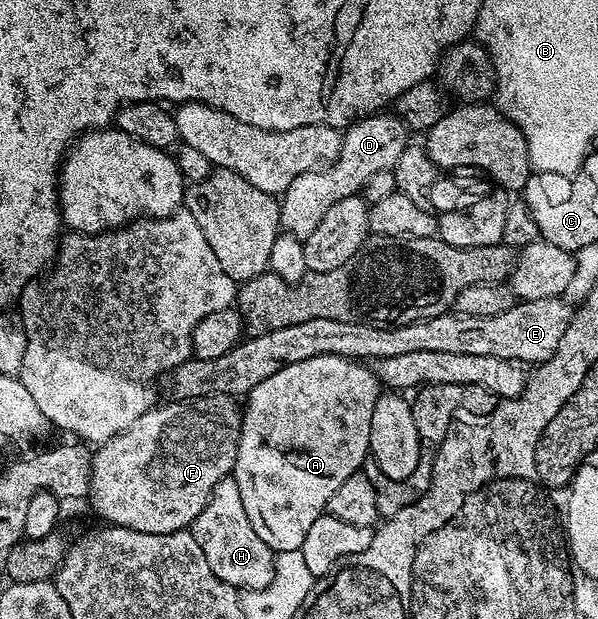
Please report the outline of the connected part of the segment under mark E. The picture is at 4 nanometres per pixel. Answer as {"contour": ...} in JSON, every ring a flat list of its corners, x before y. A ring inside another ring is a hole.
{"contour":[[563,297,550,299,534,299,533,301,520,301,508,311,500,315,461,315,457,311,449,311,431,317,425,321,415,321,409,325,385,327,383,325,363,325,362,323,338,323,338,319,308,319,306,323,294,323,290,327,278,327,278,331,263,333,261,337,249,336,241,340,240,344,233,347,226,355,219,359,190,359,186,363,173,369,170,374,172,389,180,399,195,399,197,397,230,397,243,398,262,379,270,379,278,371,290,367,294,363,302,363,306,359,314,359,322,355,334,355,349,359,368,359,364,357,389,357,390,355,406,355,406,351,446,351,452,355,486,355,497,357,499,361,514,361,517,363,543,363,548,361,558,351,558,343,566,335,566,327,570,327,574,309]]}

